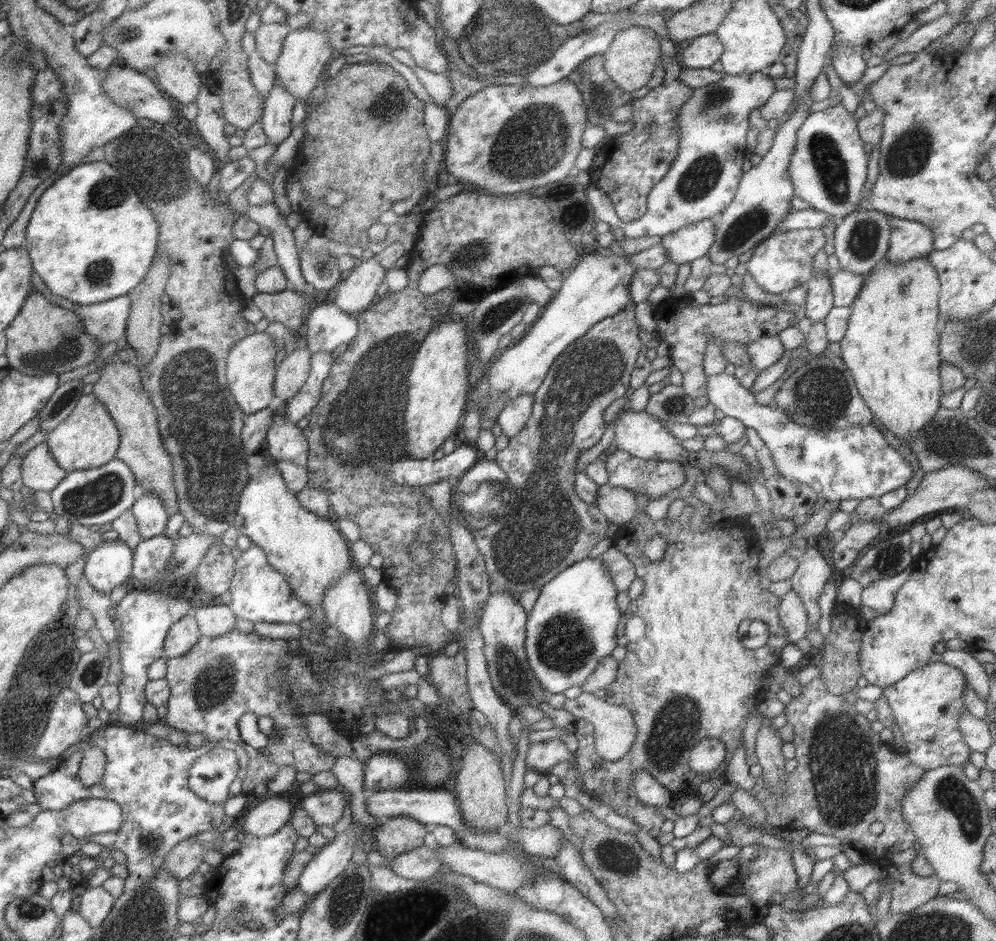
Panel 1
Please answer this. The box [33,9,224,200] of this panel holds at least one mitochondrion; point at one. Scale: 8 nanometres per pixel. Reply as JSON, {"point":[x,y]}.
{"point":[127,34]}

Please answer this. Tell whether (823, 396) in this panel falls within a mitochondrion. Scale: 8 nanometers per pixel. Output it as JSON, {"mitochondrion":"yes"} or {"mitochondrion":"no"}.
{"mitochondrion":"yes"}

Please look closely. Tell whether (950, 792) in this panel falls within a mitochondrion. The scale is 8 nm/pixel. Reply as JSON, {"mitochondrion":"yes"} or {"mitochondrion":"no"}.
{"mitochondrion":"yes"}

